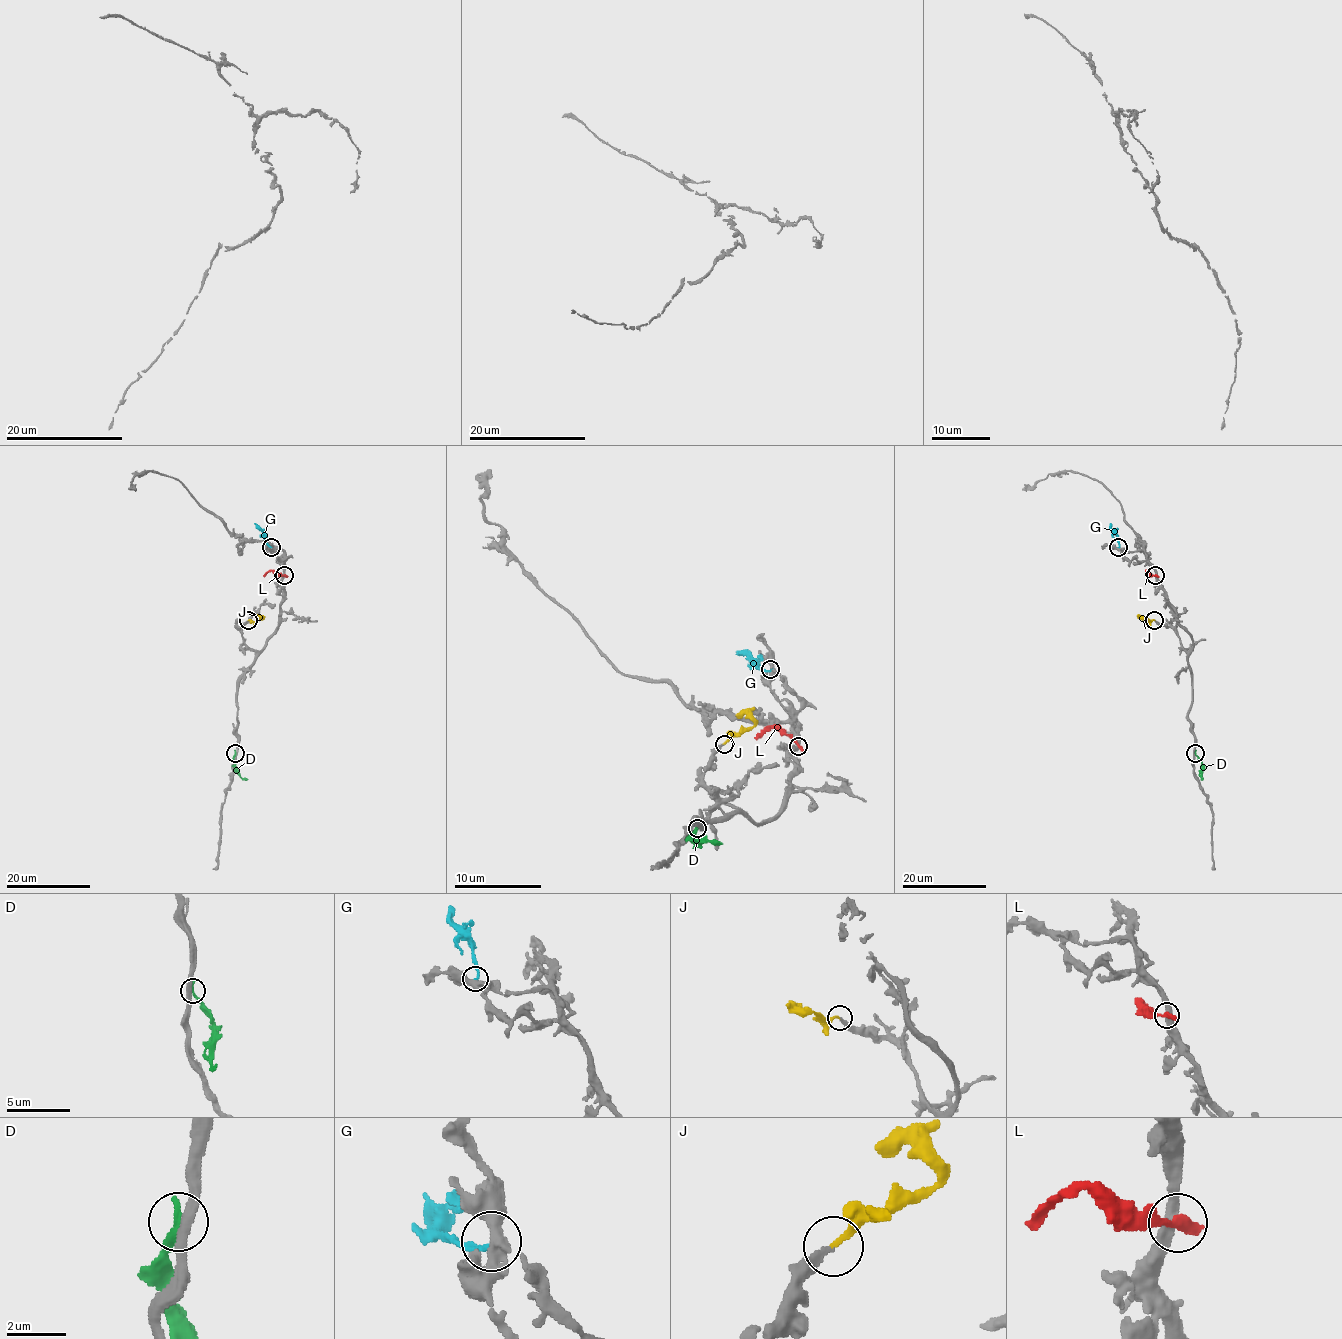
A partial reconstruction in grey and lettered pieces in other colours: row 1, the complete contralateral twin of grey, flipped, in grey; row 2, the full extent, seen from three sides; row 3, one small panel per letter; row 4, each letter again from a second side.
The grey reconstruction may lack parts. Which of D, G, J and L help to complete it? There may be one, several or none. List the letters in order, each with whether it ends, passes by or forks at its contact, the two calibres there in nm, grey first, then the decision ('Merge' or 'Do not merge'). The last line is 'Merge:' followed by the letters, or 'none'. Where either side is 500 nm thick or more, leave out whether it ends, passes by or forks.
D: It ends there. Thickness 320 nm (grey) against 280 nm. Do not merge
G: It ends there. Thickness 360 nm (grey) against 180 nm. Do not merge
J: It ends there. Thickness 170 nm (grey) against 200 nm. Merge
L: It ends there. Thickness 420 nm (grey) against 340 nm. Do not merge
Merge: J

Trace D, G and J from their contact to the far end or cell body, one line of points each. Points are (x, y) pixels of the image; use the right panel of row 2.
D: (1195, 753), (1201, 762), (1202, 779)
G: (1119, 547), (1117, 534), (1110, 523)
J: (1154, 620), (1139, 617)

